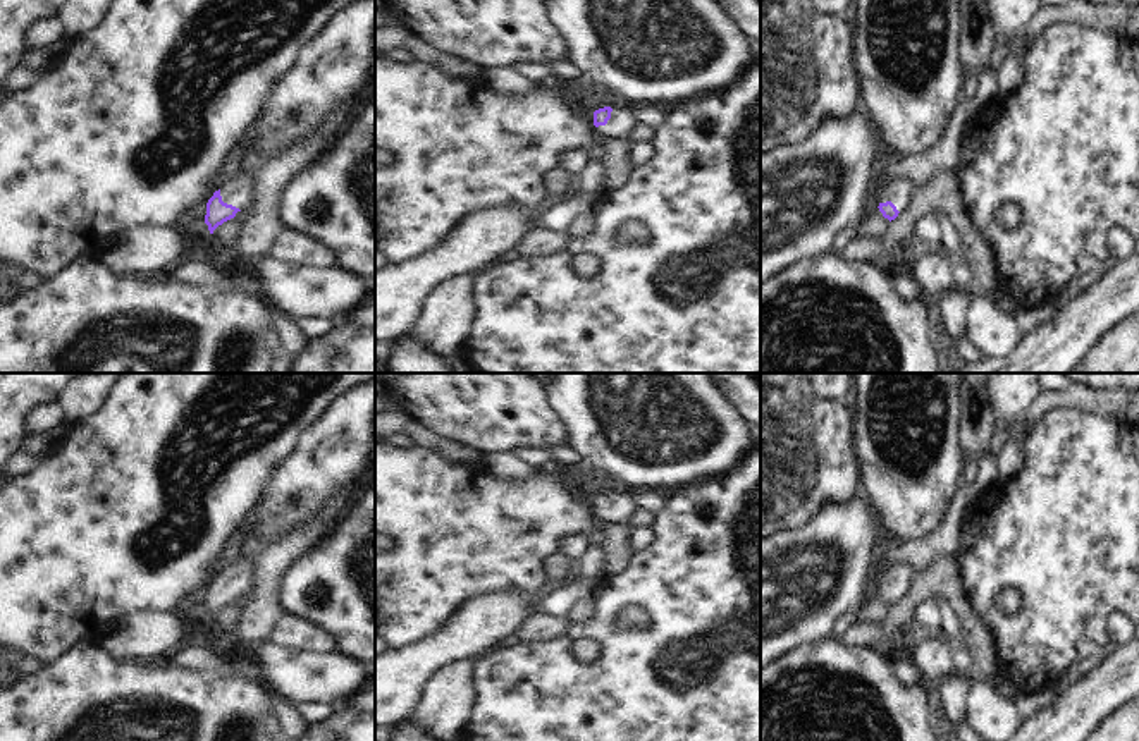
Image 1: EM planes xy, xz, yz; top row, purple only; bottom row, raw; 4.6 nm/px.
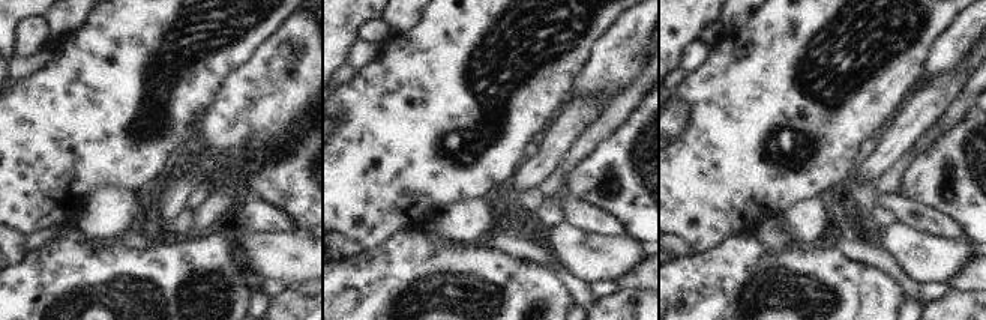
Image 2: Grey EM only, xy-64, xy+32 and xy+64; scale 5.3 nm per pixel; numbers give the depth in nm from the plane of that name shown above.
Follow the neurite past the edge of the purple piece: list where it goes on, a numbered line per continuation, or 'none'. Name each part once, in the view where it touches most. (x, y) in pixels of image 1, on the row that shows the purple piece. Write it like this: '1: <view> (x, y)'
1: xy (238, 191).

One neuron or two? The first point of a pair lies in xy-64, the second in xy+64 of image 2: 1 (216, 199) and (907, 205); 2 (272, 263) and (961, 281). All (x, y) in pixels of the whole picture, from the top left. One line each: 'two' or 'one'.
1: two
2: two

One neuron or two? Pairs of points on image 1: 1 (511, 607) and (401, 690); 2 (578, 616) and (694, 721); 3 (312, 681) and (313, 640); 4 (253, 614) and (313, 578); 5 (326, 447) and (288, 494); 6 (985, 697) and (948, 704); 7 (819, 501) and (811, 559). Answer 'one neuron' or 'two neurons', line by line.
1: one neuron
2: two neurons
3: two neurons
4: two neurons
5: one neuron
6: two neurons
7: two neurons

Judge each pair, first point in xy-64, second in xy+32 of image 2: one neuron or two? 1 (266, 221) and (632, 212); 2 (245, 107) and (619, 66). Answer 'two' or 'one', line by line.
1: two
2: one

